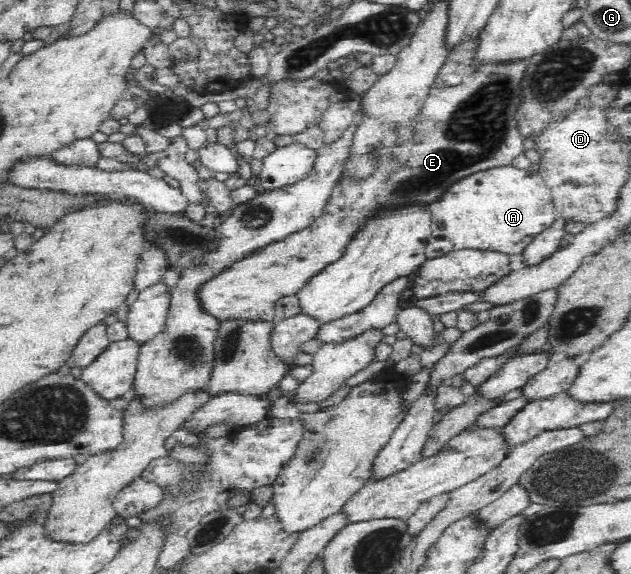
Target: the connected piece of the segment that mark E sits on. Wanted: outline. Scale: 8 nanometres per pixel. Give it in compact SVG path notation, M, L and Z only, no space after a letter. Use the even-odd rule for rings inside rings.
M484 25L478 33L469 39L464 39L459 43L456 43L447 54L446 62L444 66L439 70L436 81L434 85L430 88L430 94L427 94L426 100L422 103L422 106L418 109L418 112L409 120L407 126L412 128L412 140L398 140L395 145L388 147L387 149L382 149L377 156L377 161L375 164L375 169L365 177L360 177L359 179L354 179L352 175L346 175L341 178L341 181L334 187L332 194L329 196L328 202L326 203L324 212L322 216L319 216L310 226L307 226L304 230L299 230L298 232L289 234L286 238L279 241L274 241L272 244L265 246L264 248L254 251L250 256L236 262L226 270L226 273L219 275L216 279L208 282L201 291L201 302L203 303L203 308L207 312L210 312L213 316L216 316L221 322L222 320L230 320L230 318L246 318L247 320L268 320L275 316L276 302L282 297L298 295L300 290L303 290L310 282L311 279L318 277L318 274L322 273L322 270L334 262L338 262L344 254L346 254L346 246L354 240L356 234L372 220L372 216L376 214L382 214L382 212L392 212L392 210L404 210L404 208L412 208L412 206L430 206L434 202L438 202L446 190L450 189L450 186L454 186L456 182L460 182L462 178L469 177L470 174L476 174L477 172L488 170L489 168L496 168L501 166L510 166L512 160L518 160L524 153L524 143L522 131L520 131L520 125L518 125L518 119L516 119L516 114L522 106L522 88L523 81L525 80L526 68L528 68L527 58L517 58L517 59L506 59L505 61L478 61L476 59L476 50L480 48L480 34L482 30L486 28Z

